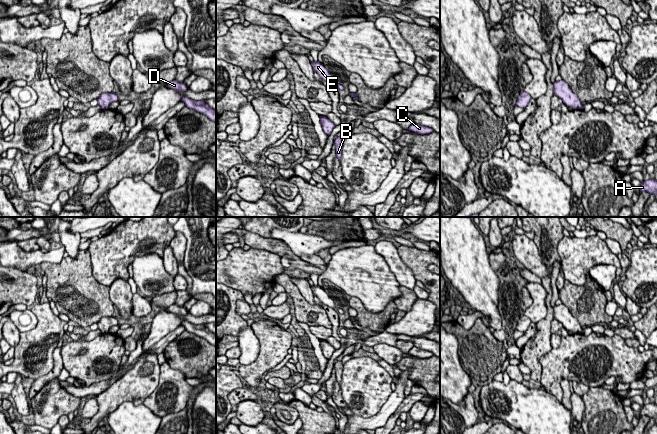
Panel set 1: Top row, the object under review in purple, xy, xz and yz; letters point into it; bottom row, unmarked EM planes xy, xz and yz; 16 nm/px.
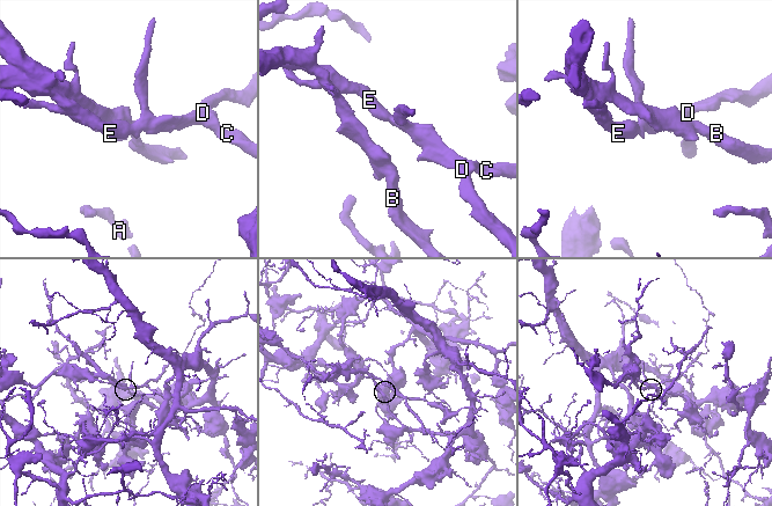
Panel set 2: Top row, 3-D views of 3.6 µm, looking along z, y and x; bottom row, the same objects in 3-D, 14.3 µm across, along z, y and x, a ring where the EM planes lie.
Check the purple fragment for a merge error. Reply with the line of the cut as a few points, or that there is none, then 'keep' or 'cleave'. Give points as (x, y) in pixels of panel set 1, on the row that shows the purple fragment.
cut yz (576, 96), (571, 100), (572, 107); cleave

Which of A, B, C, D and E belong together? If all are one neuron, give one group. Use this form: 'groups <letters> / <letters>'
groups A B C / D E

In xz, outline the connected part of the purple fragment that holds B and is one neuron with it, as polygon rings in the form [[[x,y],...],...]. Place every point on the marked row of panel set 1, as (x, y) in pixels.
[[[337,137],[334,139],[334,145],[336,150],[336,157],[338,160],[341,160],[342,157],[342,148],[343,148],[343,140],[342,137]]]

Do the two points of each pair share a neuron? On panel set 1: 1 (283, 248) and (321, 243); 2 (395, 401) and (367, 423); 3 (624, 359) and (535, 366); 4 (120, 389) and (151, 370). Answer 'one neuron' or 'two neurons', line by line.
1: two neurons
2: one neuron
3: two neurons
4: one neuron

